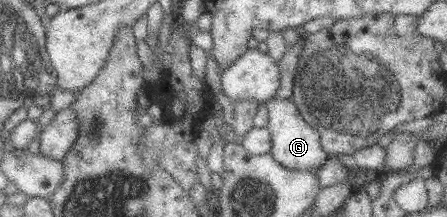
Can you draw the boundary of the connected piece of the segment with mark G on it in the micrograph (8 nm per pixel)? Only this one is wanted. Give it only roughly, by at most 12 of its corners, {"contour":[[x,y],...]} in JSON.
{"contour":[[290,100],[266,103],[270,156],[317,171],[320,135]]}

